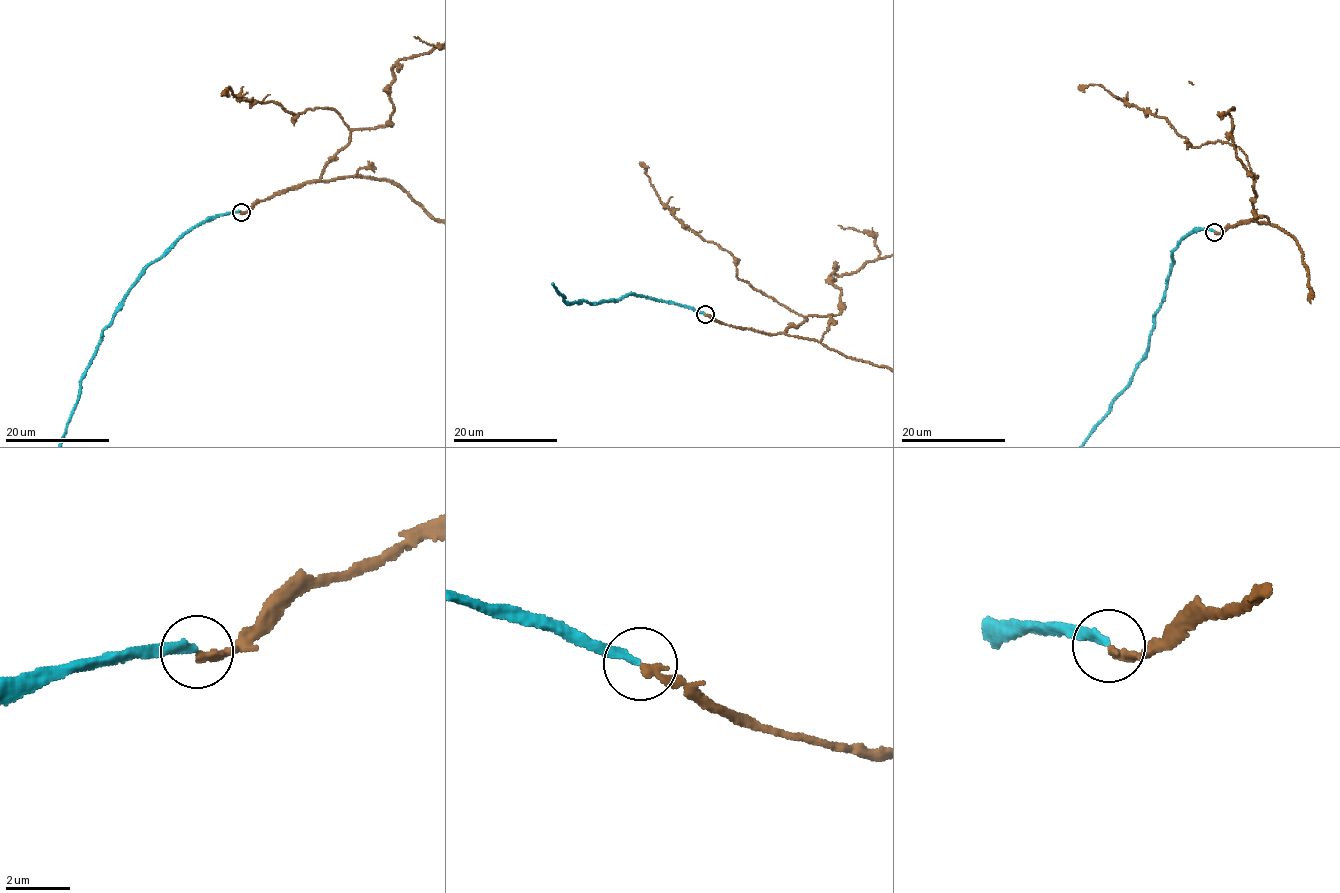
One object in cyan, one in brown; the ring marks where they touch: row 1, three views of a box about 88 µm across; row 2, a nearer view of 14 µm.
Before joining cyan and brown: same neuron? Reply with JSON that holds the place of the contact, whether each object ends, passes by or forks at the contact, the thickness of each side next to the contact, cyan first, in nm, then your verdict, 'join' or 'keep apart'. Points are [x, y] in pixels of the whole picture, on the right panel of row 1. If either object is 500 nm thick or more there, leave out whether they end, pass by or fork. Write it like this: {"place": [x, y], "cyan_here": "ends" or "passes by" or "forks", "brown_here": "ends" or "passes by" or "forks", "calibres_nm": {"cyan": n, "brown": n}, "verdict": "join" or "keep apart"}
{"place": [1214, 232], "cyan_here": "ends", "brown_here": "ends", "calibres_nm": {"cyan": 240, "brown": 280}, "verdict": "keep apart"}

